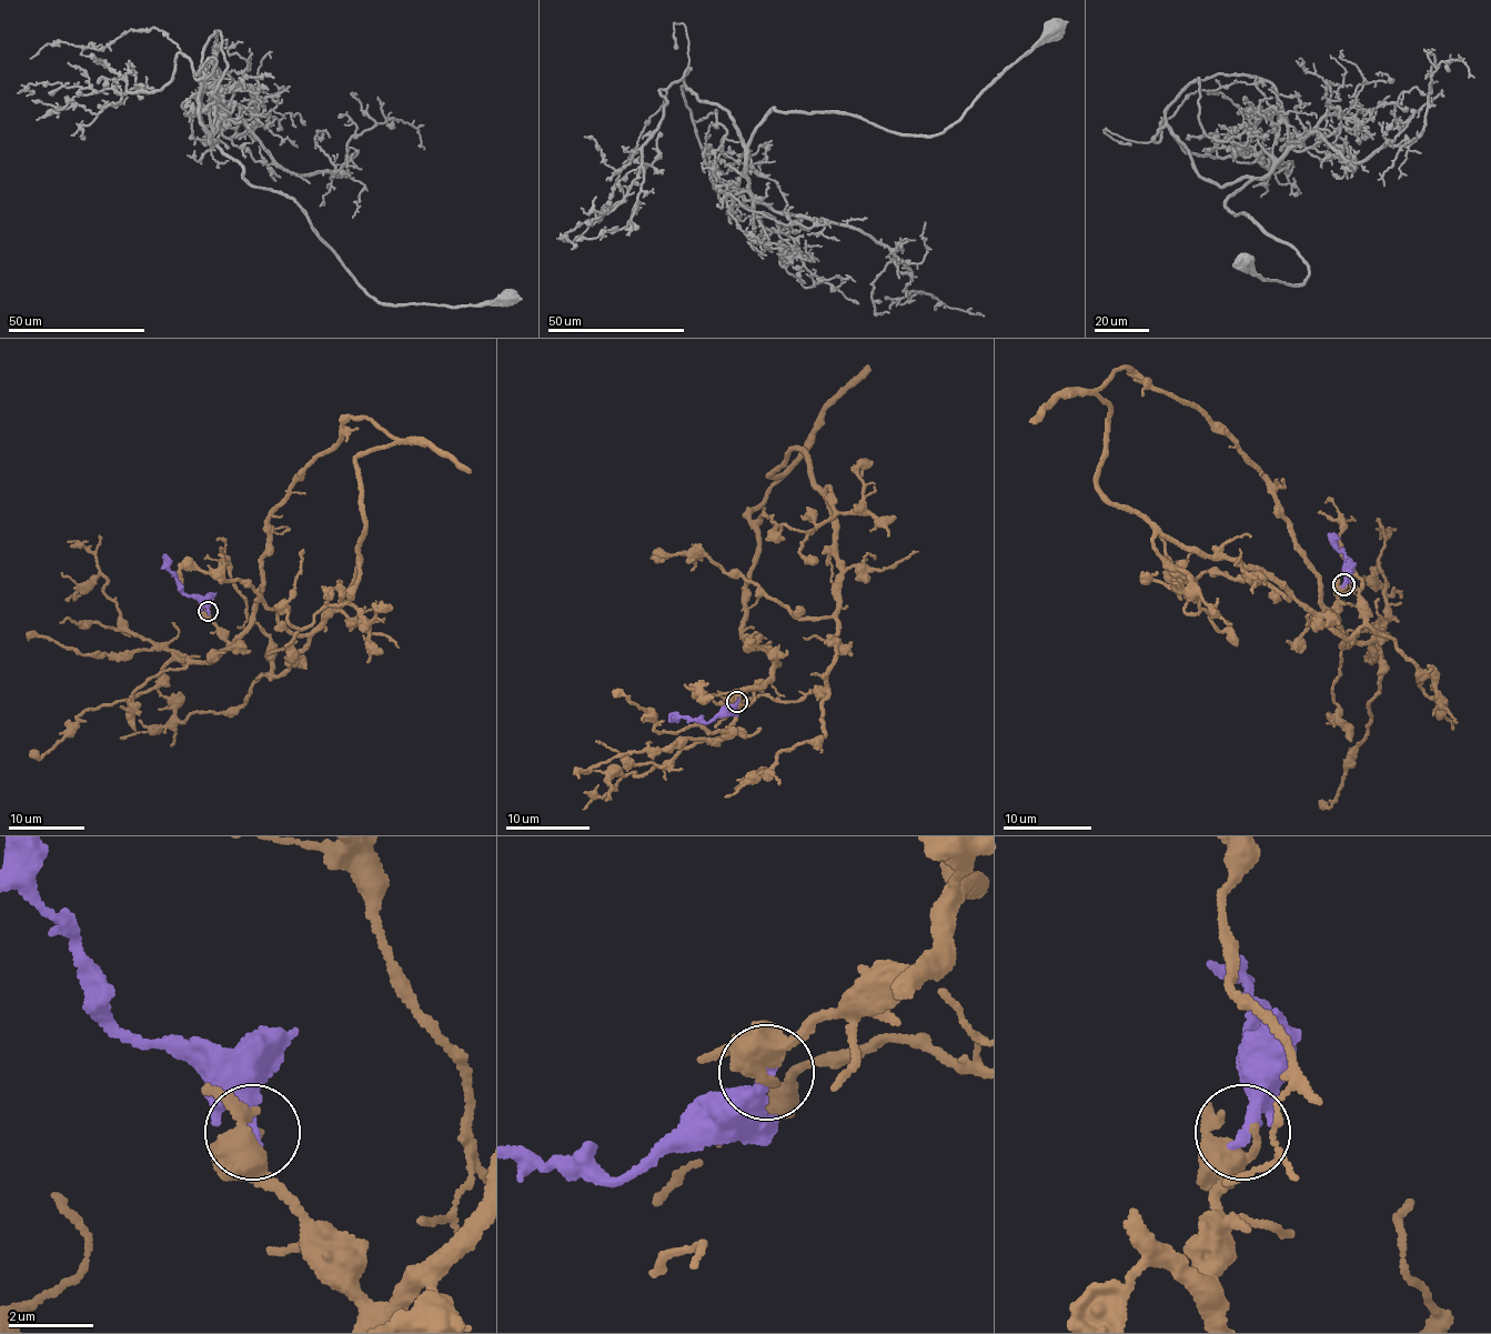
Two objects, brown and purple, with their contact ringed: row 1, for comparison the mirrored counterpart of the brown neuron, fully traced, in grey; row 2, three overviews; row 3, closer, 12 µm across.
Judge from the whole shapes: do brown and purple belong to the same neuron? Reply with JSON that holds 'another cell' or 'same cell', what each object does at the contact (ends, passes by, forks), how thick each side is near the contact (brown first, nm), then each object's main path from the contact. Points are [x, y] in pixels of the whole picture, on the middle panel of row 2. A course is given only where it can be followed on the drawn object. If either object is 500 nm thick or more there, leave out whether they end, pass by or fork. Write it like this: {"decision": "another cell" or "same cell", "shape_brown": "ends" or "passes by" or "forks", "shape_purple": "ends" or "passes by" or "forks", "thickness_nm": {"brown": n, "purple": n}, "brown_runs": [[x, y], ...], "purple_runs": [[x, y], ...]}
{"decision": "another cell", "shape_brown": "ends", "shape_purple": "ends", "thickness_nm": {"brown": 200, "purple": 360}, "brown_runs": [[738, 702], [775, 665], [744, 633], [751, 511], [797, 449], [833, 519], [839, 581], [825, 732], [725, 796]], "purple_runs": [[736, 701], [707, 722], [698, 723], [668, 714]]}

